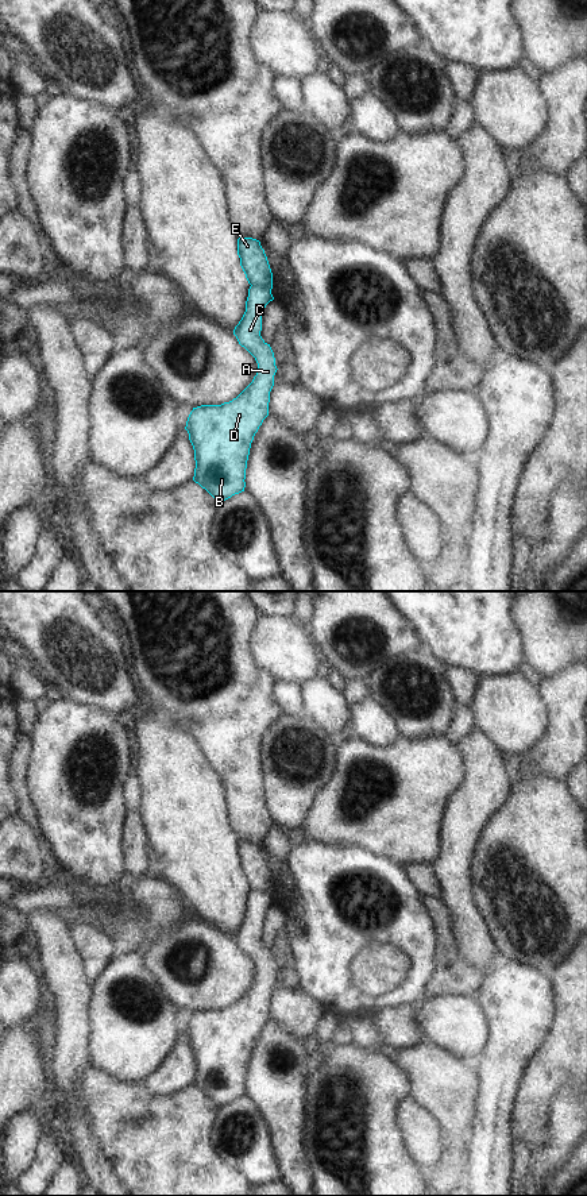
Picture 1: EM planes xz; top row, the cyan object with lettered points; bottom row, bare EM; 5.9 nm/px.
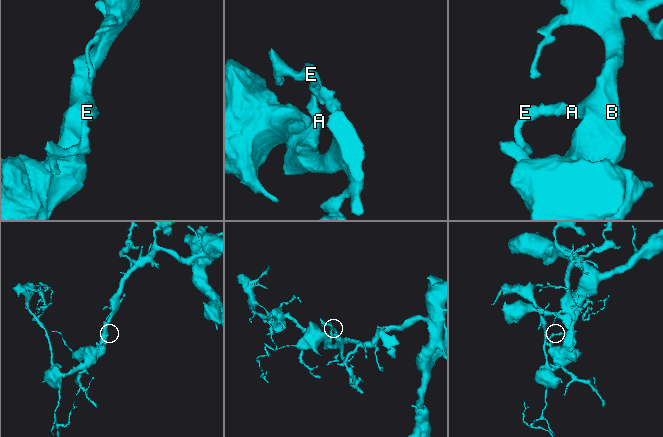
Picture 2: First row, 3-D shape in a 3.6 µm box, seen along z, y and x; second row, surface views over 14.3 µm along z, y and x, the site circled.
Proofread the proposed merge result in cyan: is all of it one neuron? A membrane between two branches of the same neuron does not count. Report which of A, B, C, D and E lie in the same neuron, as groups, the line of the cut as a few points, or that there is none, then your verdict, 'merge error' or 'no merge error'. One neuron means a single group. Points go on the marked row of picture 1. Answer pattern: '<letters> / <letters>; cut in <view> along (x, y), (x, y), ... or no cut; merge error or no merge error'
A B C D / E; cut in xz along (251, 285), (270, 289); merge error

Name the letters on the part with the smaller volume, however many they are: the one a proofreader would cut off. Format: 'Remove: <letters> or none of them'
Remove: E

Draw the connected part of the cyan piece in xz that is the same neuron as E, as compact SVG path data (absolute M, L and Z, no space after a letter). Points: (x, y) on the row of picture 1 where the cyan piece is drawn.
M239 236L237 255L251 286L273 289L273 273L259 240Z

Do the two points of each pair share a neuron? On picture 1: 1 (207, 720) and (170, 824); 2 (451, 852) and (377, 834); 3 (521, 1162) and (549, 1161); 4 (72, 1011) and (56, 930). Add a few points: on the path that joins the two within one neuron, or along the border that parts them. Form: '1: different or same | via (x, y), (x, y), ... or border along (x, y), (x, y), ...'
1: different | border along (173, 724), (185, 729), (192, 736), (215, 771)
2: different | border along (443, 818), (439, 855), (428, 864)
3: different | border along (532, 1162), (524, 1181)
4: same | via (72, 991), (64, 976), (57, 950)

